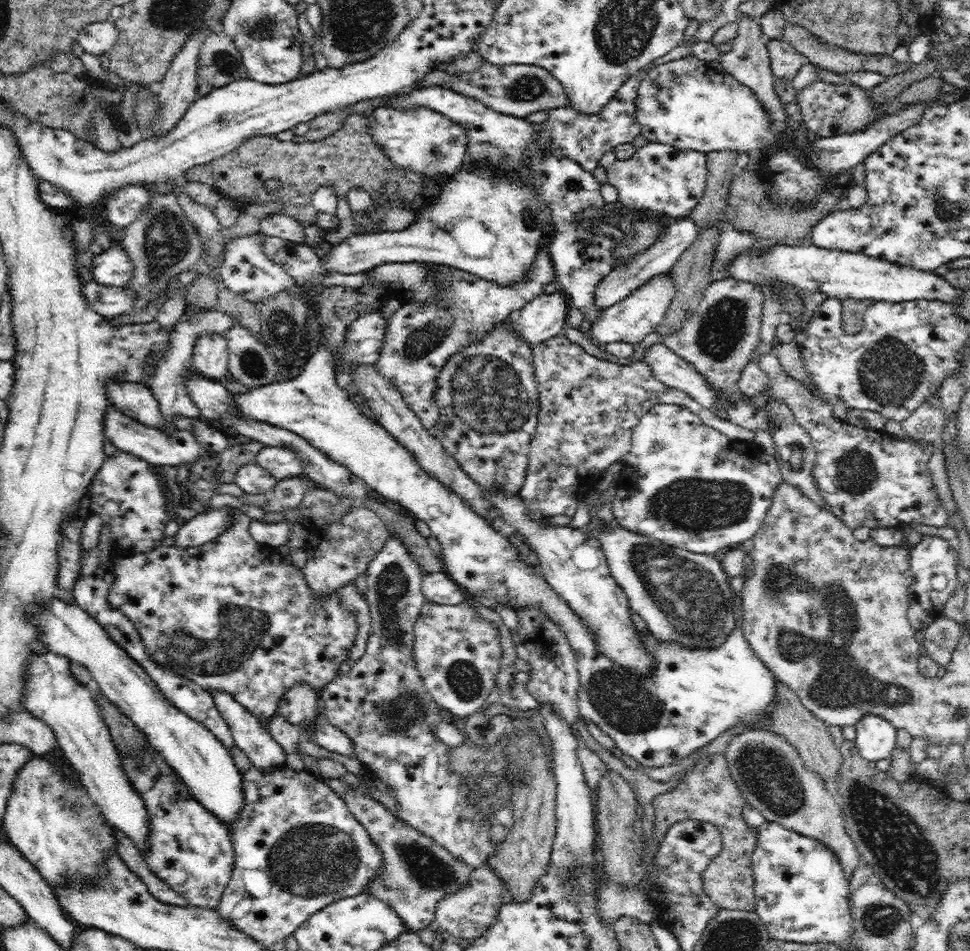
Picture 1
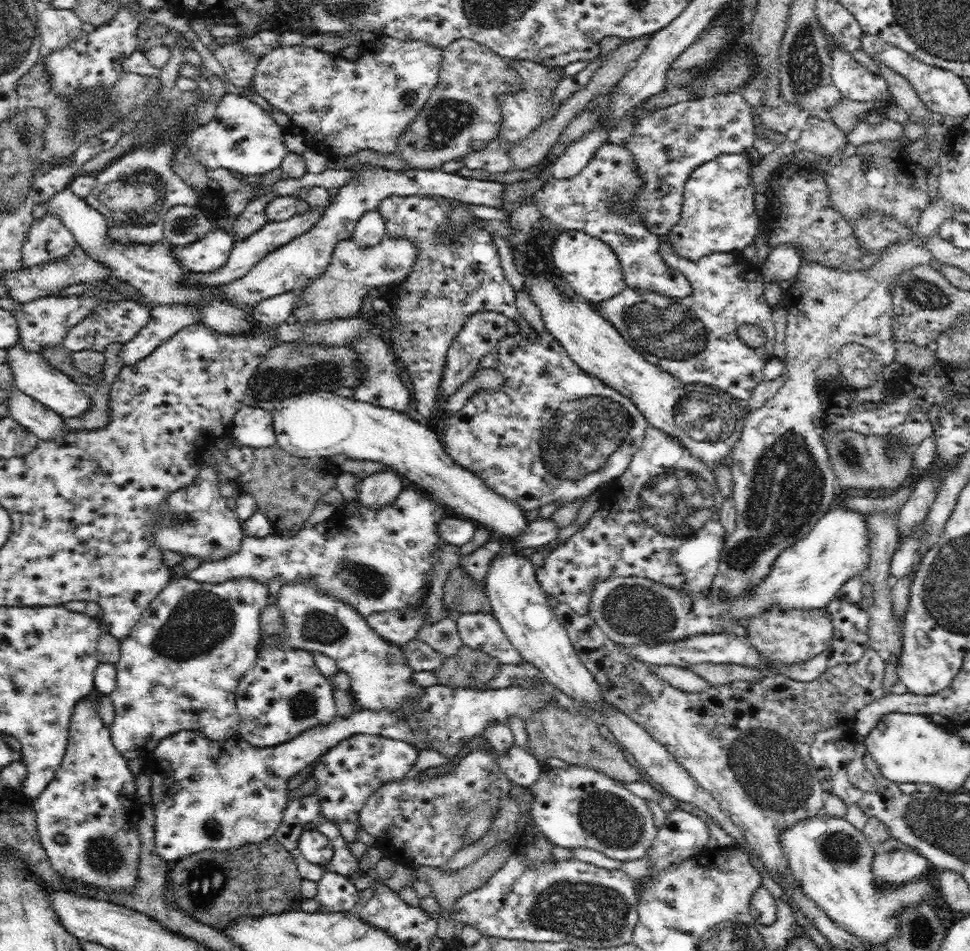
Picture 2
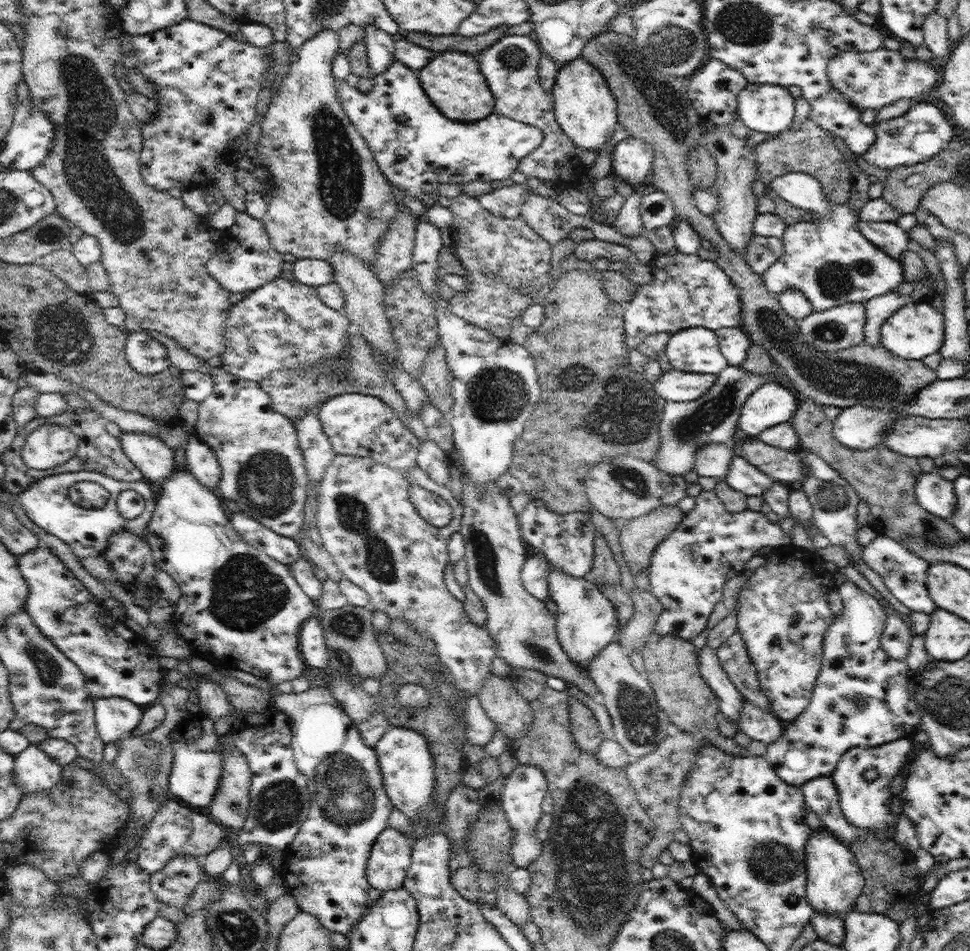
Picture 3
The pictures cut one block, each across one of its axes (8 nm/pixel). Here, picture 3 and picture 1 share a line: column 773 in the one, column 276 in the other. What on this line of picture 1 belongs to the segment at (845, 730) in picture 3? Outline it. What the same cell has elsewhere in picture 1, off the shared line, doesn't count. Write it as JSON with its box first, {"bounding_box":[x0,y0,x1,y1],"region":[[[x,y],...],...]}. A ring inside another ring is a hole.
{"bounding_box":[212,690,286,770],"region":[[[218,690],[216,694],[212,694],[215,701],[215,706],[228,724],[230,733],[232,734],[235,745],[244,751],[249,757],[253,766],[258,770],[280,770],[286,768],[286,752],[272,739],[264,722],[258,719],[255,715],[248,712],[244,706],[236,702],[231,694],[226,694]]]}

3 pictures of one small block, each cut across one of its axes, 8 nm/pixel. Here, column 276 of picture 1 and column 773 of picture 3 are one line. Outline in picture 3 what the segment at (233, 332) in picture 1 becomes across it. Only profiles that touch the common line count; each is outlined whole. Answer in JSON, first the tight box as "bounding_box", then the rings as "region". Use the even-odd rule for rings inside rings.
{"bounding_box":[652,362,778,477],"region":[[[772,362],[772,367],[766,375],[756,375],[746,373],[742,365],[729,365],[716,376],[714,386],[700,398],[690,402],[667,401],[659,426],[660,450],[652,464],[669,475],[687,477],[689,473],[692,474],[695,454],[702,445],[709,442],[729,444],[740,435],[738,421],[746,399],[762,384],[774,380],[774,372],[777,369],[778,365]]]}

